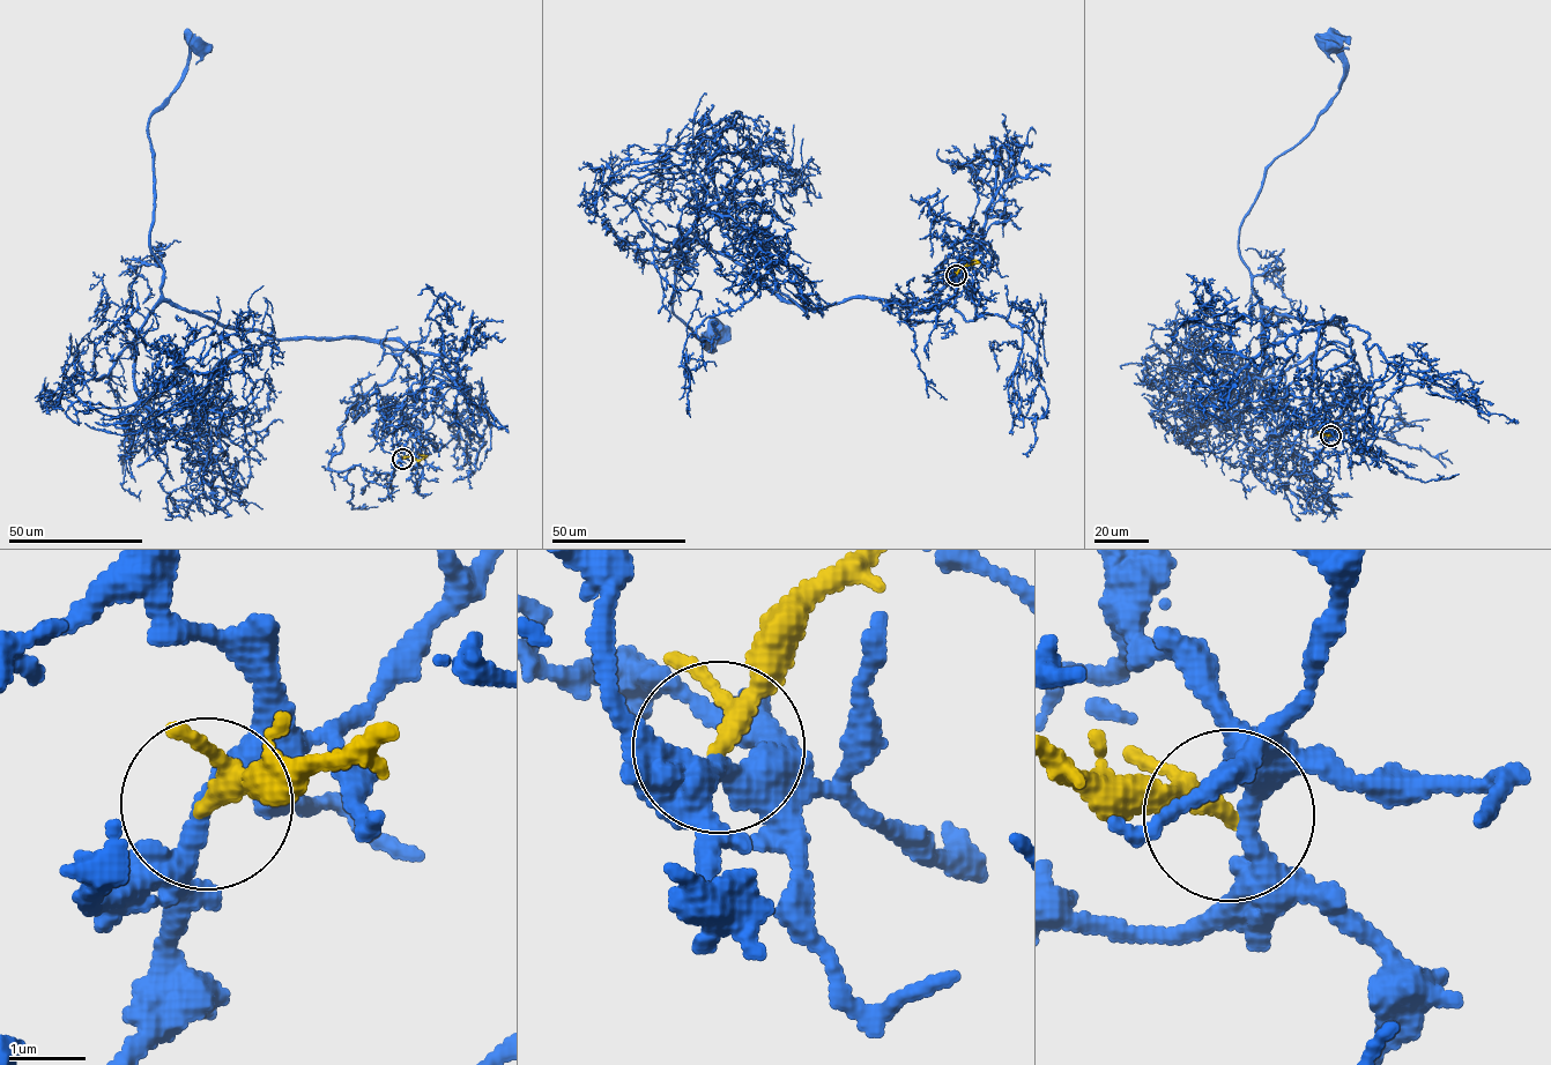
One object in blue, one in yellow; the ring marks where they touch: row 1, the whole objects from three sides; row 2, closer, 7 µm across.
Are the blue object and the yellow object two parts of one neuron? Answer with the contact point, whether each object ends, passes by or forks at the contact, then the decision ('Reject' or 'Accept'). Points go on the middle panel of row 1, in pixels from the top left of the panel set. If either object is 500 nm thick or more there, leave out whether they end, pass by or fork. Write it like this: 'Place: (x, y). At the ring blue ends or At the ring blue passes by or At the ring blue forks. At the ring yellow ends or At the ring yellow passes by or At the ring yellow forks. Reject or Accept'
Place: (956, 275). At the ring blue passes by. At the ring yellow passes by. Reject

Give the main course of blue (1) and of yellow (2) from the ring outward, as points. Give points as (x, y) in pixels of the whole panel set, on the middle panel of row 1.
1: (956, 275), (969, 259), (917, 303), (801, 308), (678, 224), (672, 310), (697, 339), (718, 332)
2: (956, 274), (964, 266), (977, 262), (971, 261)

